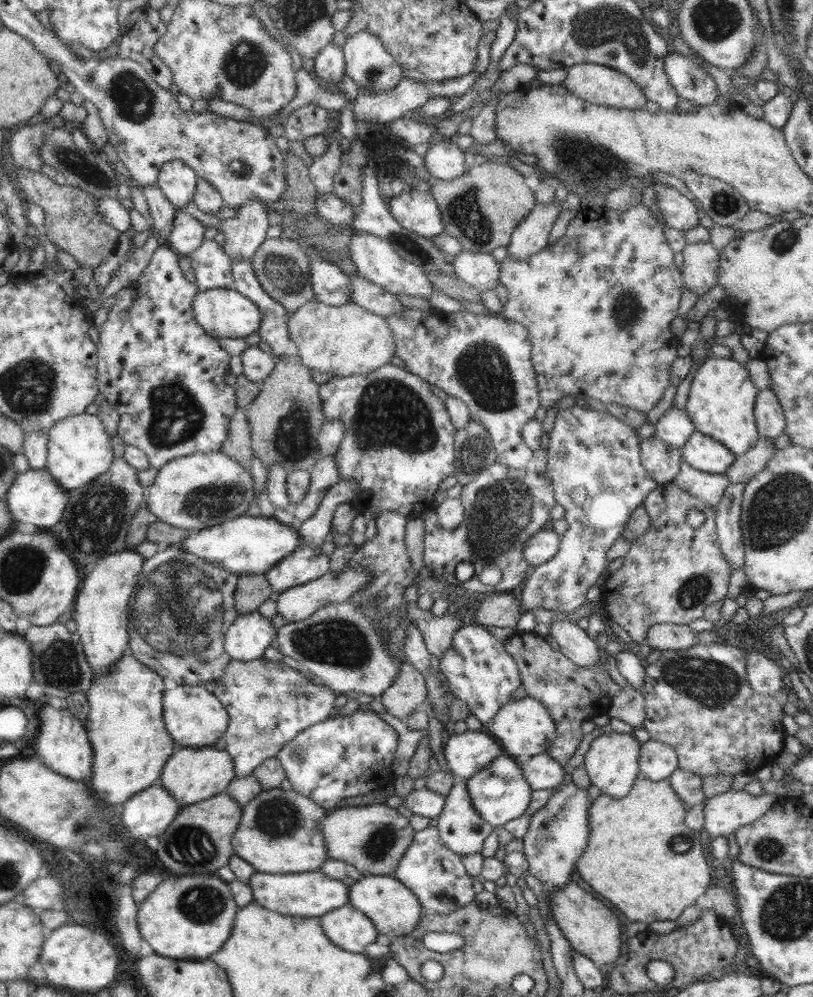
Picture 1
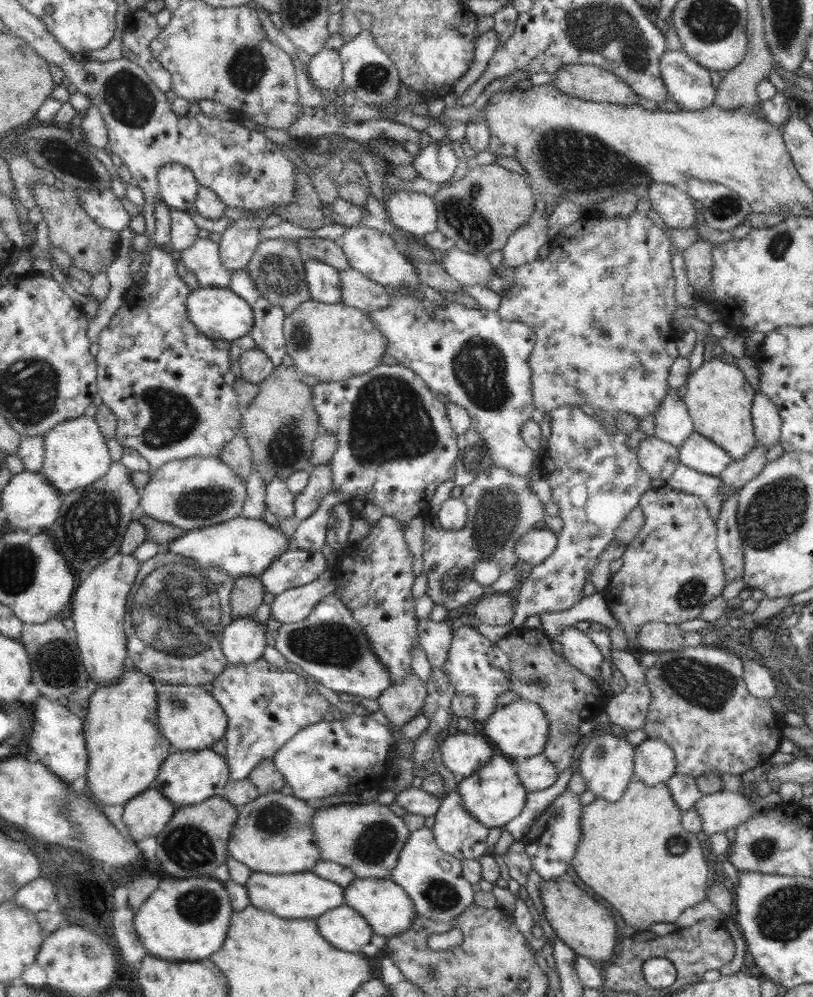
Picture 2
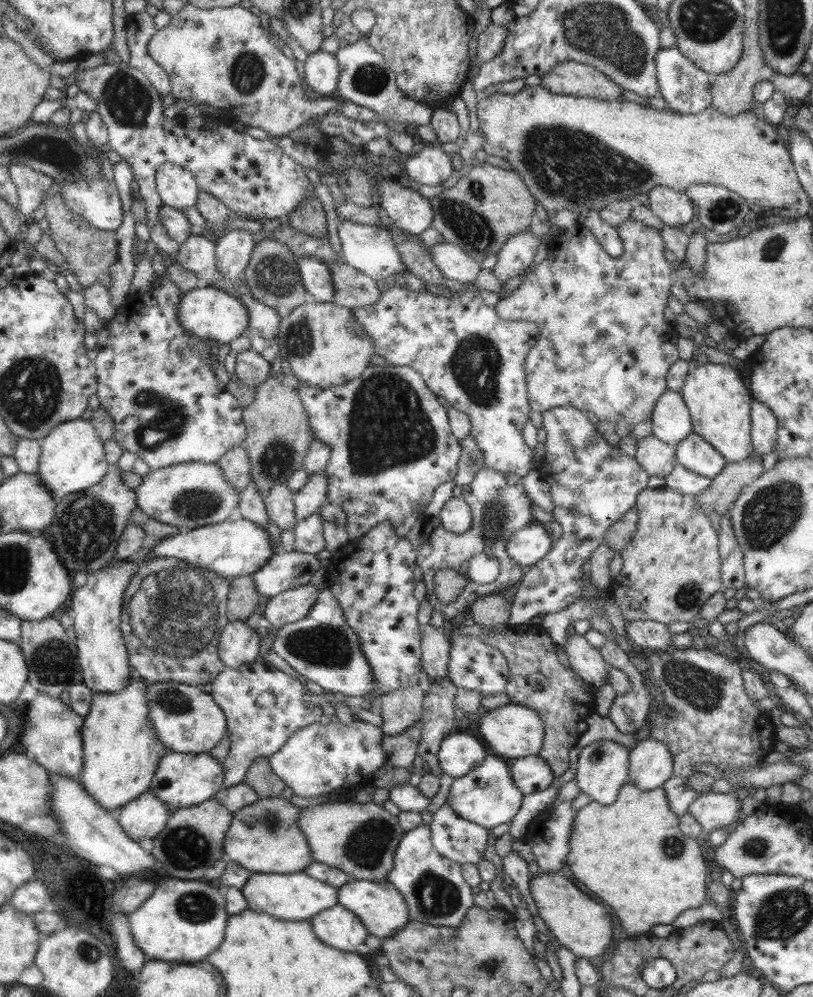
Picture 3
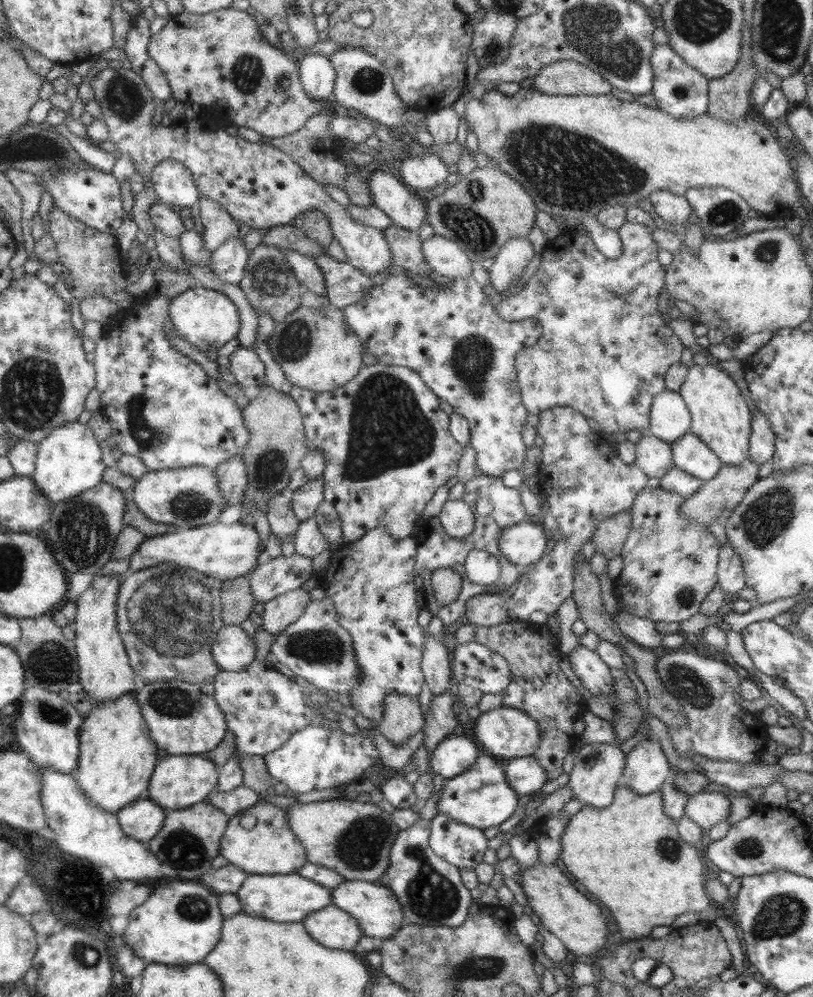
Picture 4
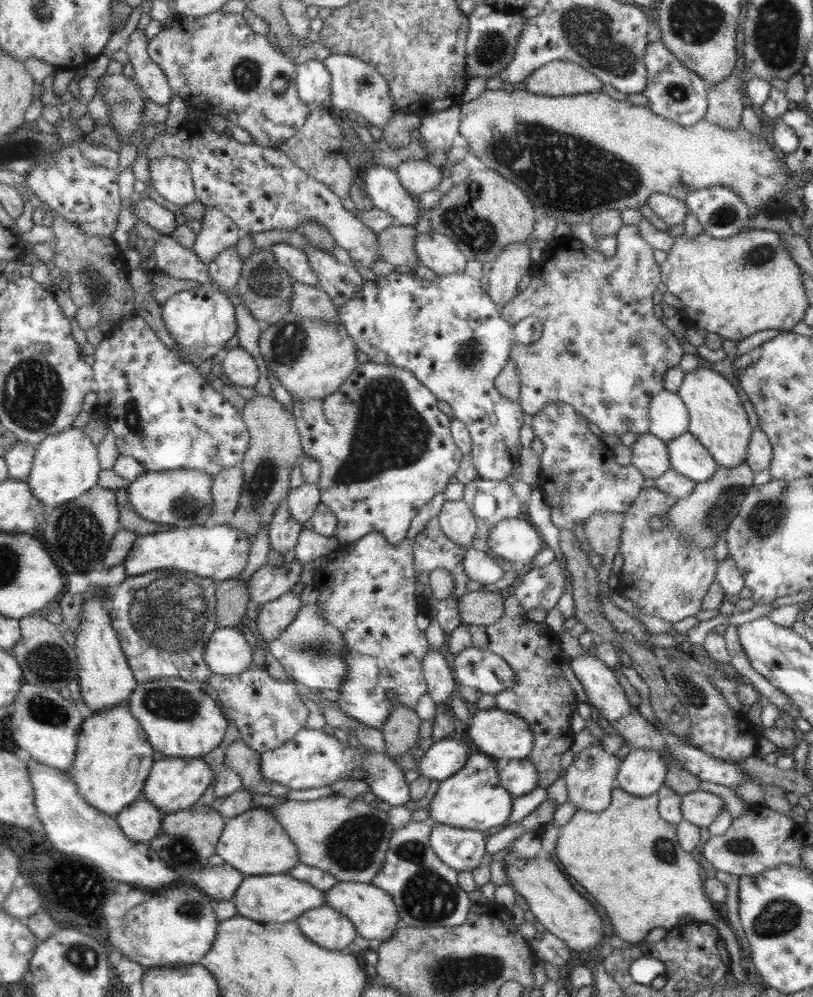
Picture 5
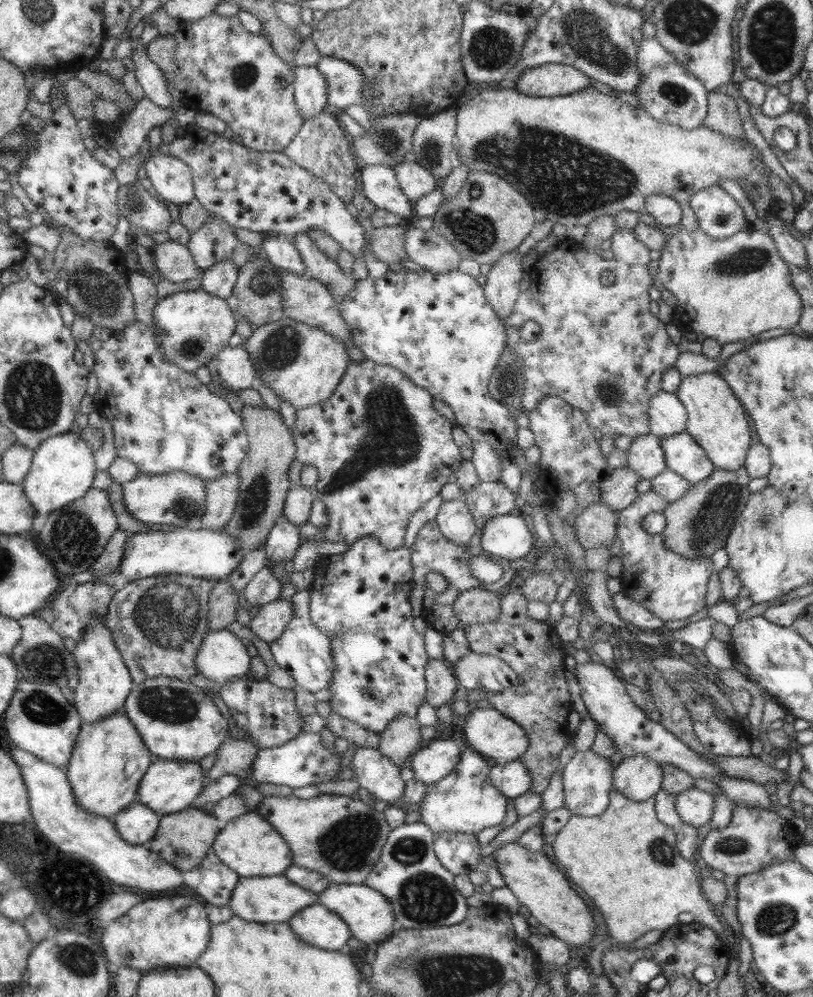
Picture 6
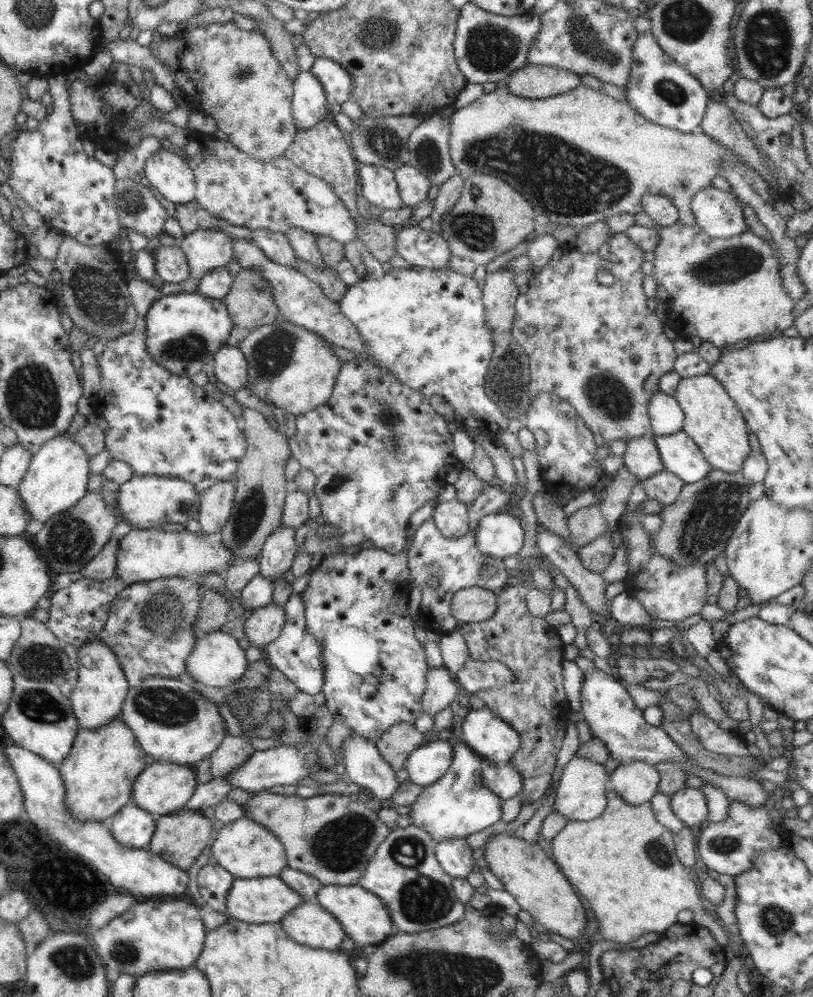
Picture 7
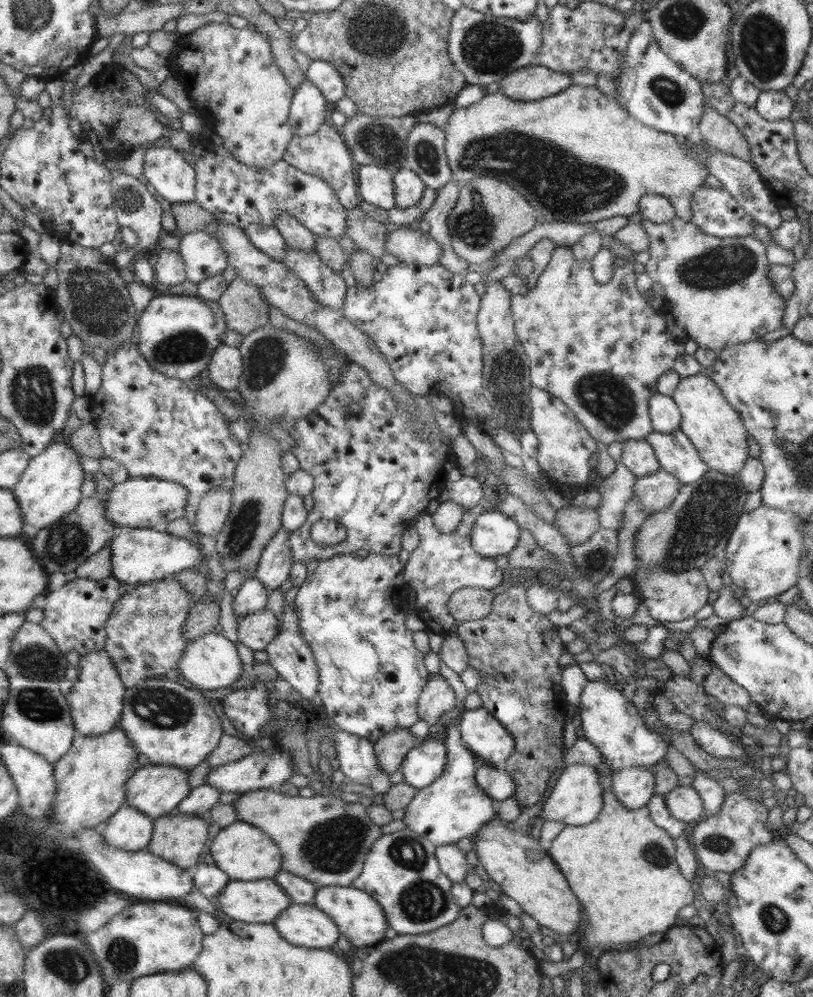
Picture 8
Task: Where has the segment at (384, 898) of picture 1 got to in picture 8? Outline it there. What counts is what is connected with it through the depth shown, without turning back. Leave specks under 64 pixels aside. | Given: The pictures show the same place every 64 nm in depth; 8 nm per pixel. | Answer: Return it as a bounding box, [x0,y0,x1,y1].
[313,886,389,947]

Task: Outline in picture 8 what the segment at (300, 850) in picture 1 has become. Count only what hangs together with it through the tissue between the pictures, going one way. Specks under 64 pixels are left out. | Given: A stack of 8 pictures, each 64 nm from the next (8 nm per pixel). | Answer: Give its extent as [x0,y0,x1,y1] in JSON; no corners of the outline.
[209,820,284,881]

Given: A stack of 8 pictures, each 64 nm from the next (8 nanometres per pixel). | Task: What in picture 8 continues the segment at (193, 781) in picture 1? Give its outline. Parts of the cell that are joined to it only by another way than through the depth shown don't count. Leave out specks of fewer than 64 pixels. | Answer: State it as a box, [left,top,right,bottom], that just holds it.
[125,763,190,819]

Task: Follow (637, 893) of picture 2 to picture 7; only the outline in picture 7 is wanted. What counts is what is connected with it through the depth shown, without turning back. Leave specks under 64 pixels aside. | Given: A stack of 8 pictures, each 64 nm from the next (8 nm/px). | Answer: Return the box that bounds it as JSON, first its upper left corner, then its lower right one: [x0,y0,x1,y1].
[551,789,730,947]

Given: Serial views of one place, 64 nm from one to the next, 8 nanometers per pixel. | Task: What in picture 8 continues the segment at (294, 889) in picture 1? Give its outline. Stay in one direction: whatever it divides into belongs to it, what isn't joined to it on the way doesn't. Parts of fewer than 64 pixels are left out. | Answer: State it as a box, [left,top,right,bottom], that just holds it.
[217,878,292,923]

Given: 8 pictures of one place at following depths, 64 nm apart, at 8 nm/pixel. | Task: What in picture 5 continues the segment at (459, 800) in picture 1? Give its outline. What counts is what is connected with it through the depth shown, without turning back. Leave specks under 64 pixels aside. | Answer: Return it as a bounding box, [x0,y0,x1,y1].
[430,823,486,873]

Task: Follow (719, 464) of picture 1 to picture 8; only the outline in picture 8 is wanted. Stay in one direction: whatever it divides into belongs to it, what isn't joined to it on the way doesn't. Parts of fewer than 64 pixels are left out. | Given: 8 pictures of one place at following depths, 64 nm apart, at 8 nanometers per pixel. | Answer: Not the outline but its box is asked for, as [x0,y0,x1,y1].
[644,429,710,484]

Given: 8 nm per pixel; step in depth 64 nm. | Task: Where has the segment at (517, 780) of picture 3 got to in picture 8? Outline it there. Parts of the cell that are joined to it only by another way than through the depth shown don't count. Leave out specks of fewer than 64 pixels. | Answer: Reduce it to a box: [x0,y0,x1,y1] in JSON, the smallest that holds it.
[475,763,515,803]

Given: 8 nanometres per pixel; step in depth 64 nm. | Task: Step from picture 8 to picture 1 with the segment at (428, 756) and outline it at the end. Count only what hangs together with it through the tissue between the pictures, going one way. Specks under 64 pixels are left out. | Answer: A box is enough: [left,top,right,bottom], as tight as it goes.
[443,730,504,778]

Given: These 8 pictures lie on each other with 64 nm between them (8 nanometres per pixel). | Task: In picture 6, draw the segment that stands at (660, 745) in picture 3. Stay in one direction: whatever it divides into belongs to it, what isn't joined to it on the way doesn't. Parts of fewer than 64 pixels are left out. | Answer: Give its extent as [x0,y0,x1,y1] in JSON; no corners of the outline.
[613,754,662,802]

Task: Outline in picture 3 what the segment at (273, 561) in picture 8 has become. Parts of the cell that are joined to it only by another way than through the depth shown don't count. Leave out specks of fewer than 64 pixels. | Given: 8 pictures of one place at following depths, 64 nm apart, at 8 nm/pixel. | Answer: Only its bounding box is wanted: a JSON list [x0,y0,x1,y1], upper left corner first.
[263,484,298,528]

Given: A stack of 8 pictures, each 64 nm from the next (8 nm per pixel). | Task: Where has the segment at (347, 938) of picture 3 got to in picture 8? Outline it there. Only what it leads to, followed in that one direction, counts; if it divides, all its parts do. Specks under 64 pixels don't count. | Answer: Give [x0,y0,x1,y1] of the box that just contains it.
[273,903,341,950]

